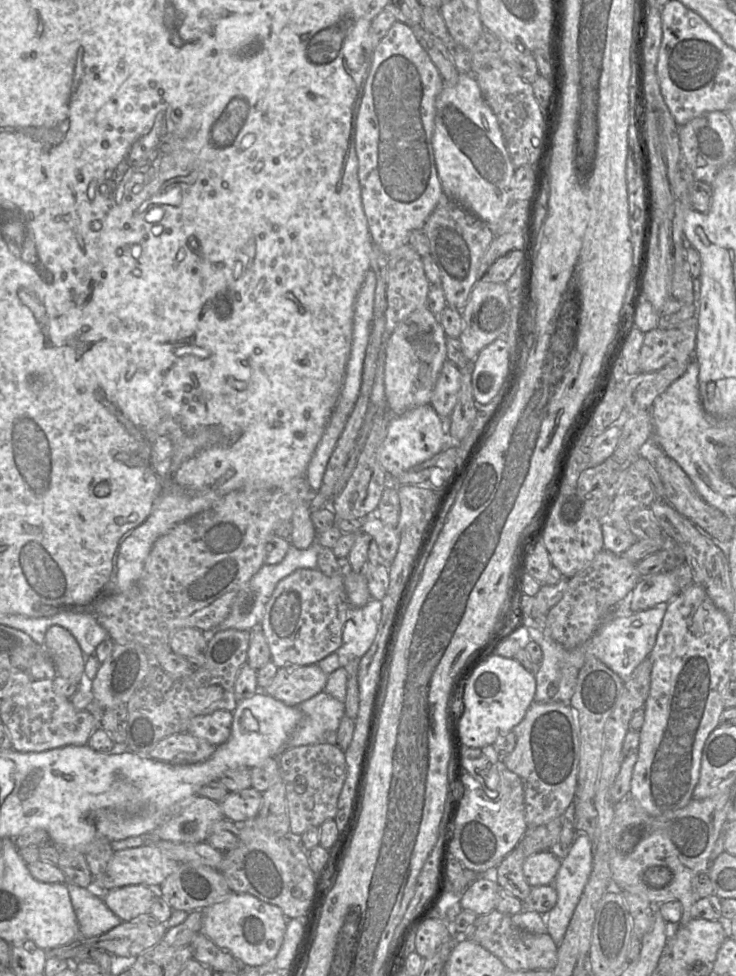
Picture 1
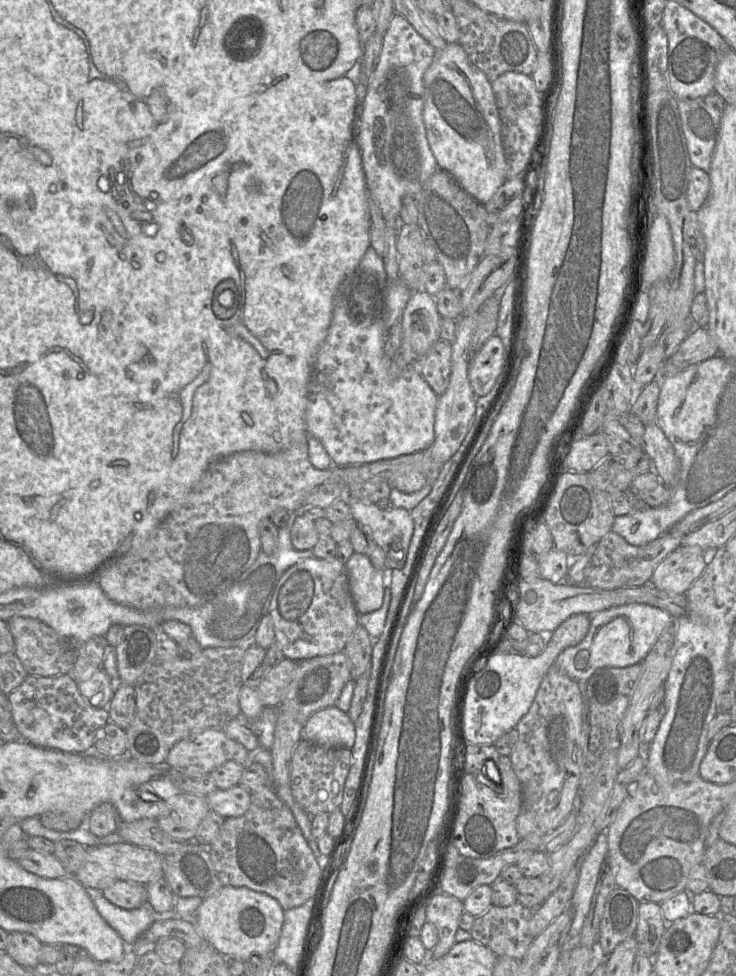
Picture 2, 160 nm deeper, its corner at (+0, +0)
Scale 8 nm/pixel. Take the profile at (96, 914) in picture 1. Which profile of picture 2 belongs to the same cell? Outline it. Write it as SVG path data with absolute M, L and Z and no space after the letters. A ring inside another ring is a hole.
M86 887L86 891L101 917L120 935L126 945L134 945L148 927L162 915L155 914L148 905L123 909L109 902L101 890Z

